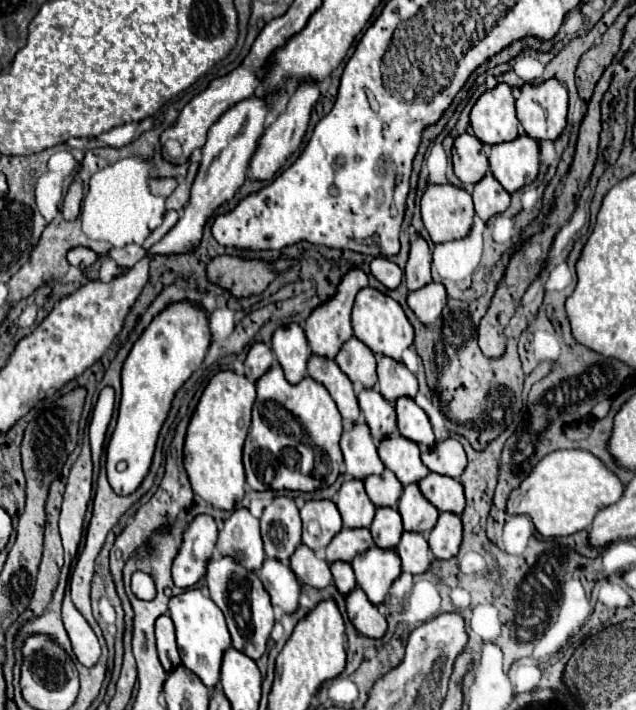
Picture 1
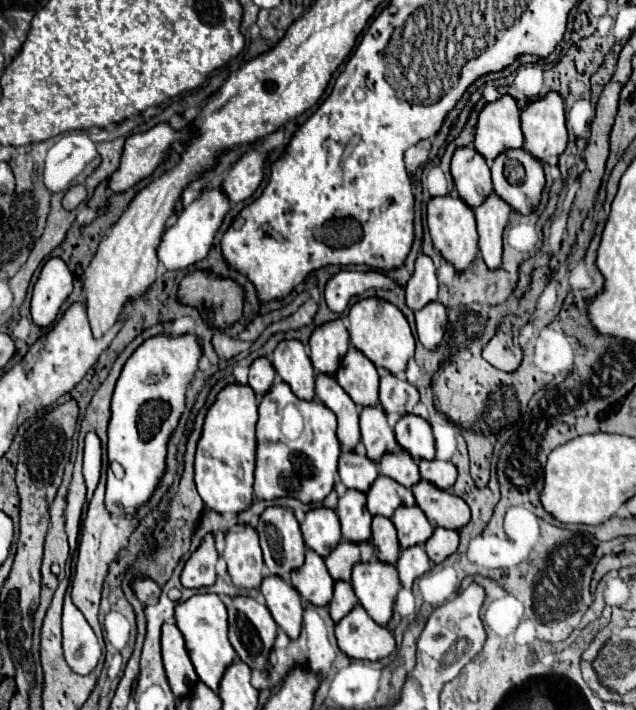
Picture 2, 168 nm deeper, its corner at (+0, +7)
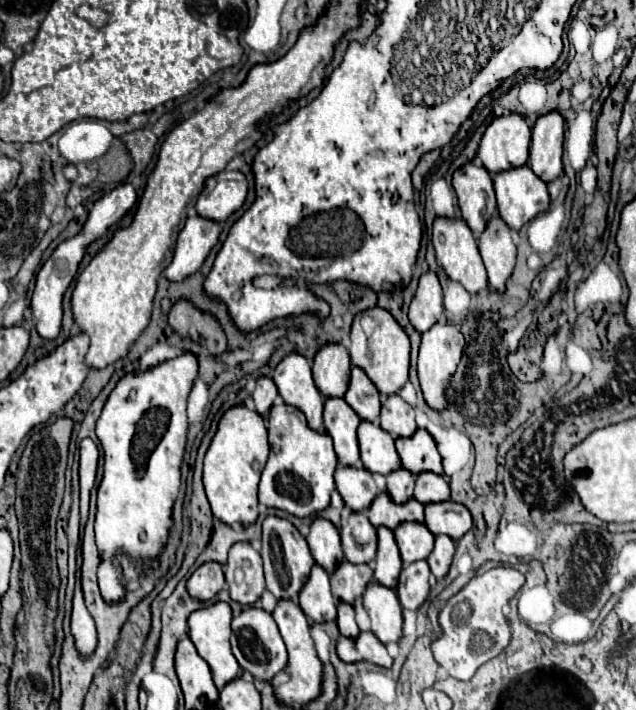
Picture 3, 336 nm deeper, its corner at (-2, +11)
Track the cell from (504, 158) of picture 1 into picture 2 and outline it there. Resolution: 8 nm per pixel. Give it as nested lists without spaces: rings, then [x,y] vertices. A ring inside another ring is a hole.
[[[523,148],[497,156],[497,160],[493,160],[493,164],[491,164],[491,180],[493,180],[495,194],[519,214],[531,214],[541,202],[541,192],[545,188],[543,166],[537,164],[537,160],[533,160],[533,156],[529,156],[529,152],[525,152]],[[505,158],[513,158],[523,164],[523,168],[525,168],[523,184],[513,186],[507,182],[507,178],[503,176]]]

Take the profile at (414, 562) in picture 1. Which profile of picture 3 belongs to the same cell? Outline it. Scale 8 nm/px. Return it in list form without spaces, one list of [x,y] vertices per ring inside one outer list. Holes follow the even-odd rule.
[[[417,560],[415,564],[405,564],[397,584],[397,596],[403,608],[417,610],[427,594],[429,594],[429,564],[425,560]]]

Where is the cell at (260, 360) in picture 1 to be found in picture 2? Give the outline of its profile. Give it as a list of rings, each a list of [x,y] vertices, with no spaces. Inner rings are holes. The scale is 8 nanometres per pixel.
[[[257,358],[253,364],[251,364],[251,372],[249,372],[249,386],[253,388],[253,392],[261,398],[265,396],[271,386],[275,384],[275,370],[273,366],[269,364],[267,358]]]

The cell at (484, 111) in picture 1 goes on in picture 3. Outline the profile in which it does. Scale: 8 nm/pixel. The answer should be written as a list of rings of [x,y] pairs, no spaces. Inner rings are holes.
[[[513,112],[495,118],[487,126],[477,156],[491,174],[497,174],[499,170],[525,164],[529,158],[529,142],[531,130],[525,118]]]

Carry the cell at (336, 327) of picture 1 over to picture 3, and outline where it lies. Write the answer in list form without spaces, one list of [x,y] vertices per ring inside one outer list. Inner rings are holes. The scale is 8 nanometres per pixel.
[[[323,344],[313,358],[313,380],[321,394],[343,396],[349,384],[351,356],[343,344]]]

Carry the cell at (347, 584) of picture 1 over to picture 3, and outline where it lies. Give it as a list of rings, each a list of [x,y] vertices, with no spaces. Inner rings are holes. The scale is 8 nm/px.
[[[337,604],[337,624],[339,624],[339,632],[347,638],[355,638],[359,634],[355,622],[355,608],[351,608],[351,604]]]

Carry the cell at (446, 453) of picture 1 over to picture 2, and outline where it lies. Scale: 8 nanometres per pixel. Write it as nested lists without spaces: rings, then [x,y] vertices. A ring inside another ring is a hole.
[[[421,460],[419,474],[421,474],[421,480],[431,482],[439,490],[451,490],[457,478],[457,470],[453,468],[453,464],[441,462],[441,460],[433,460],[433,462]]]

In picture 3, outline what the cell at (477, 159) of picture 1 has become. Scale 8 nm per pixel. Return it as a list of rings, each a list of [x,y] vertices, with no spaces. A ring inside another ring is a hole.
[[[471,160],[453,172],[453,188],[465,222],[475,234],[481,234],[487,220],[497,212],[491,174]]]

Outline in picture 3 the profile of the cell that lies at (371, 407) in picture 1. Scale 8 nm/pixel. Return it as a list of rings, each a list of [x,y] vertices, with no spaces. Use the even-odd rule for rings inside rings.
[[[361,420],[359,424],[359,450],[363,466],[369,472],[389,474],[399,468],[399,454],[395,452],[393,436],[369,420]]]

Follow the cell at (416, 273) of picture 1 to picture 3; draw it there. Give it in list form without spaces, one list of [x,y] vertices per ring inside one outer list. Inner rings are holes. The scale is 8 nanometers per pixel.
[[[427,270],[421,274],[417,292],[409,304],[409,320],[419,332],[425,332],[441,318],[441,312],[443,312],[441,284],[437,274]]]

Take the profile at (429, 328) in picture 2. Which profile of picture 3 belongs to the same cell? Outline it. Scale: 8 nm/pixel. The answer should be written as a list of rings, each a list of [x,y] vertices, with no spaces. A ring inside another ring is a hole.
[[[433,324],[427,332],[421,334],[421,348],[419,348],[419,362],[417,362],[417,370],[419,370],[419,380],[421,380],[421,388],[425,394],[425,400],[431,408],[441,410],[445,408],[445,386],[451,378],[451,374],[455,372],[461,352],[463,352],[463,334],[457,330],[457,326],[451,324]]]

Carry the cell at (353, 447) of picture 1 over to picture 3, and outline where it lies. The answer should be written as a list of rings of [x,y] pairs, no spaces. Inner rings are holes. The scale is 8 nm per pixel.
[[[339,464],[335,470],[335,484],[345,500],[345,506],[355,512],[369,508],[377,496],[373,474],[365,468],[343,468],[343,464]]]

